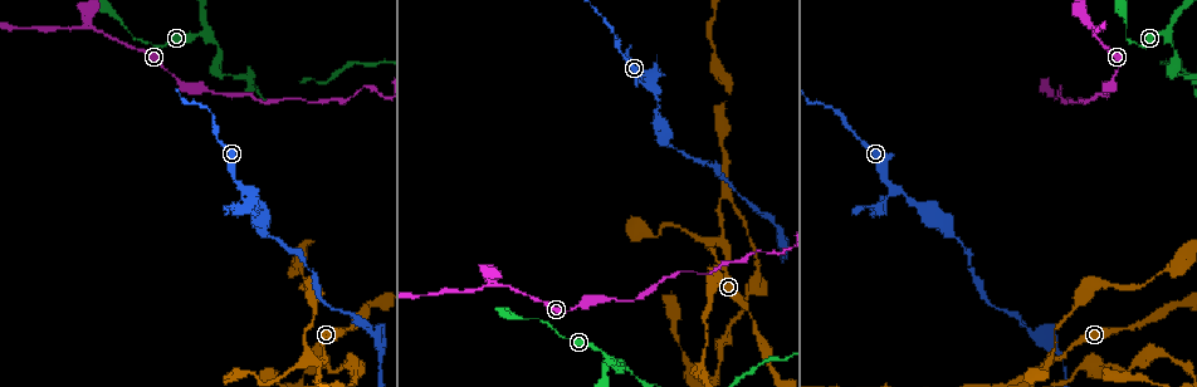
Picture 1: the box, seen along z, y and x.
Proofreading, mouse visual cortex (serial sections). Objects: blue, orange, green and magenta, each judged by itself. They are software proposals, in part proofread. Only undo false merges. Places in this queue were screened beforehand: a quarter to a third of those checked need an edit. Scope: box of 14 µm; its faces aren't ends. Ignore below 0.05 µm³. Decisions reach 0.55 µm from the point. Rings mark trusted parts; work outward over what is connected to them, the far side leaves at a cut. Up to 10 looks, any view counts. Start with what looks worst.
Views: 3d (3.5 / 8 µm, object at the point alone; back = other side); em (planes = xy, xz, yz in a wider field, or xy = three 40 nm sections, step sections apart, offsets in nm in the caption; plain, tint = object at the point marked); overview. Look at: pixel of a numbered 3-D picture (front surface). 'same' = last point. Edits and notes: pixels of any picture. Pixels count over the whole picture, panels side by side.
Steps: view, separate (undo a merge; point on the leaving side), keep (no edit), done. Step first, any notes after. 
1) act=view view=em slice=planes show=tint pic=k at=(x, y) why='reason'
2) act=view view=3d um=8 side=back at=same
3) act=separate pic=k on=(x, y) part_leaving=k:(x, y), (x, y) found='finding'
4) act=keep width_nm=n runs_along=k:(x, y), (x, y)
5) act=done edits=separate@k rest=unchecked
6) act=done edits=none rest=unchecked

act=view view=3d um=3.5 pic=1 at=(888, 183) why='thick turns thin'

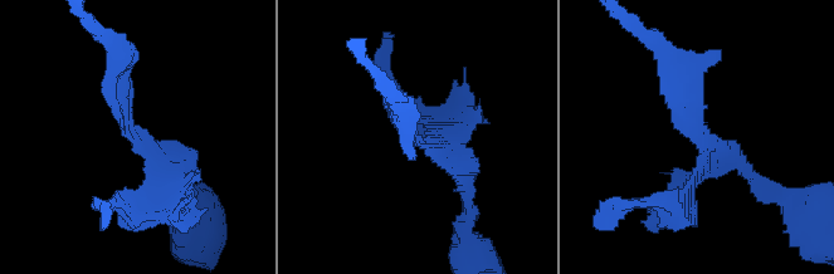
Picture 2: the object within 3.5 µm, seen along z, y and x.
act=view view=em slice=xy step=1 show=tint pic=2 at=(136, 137)

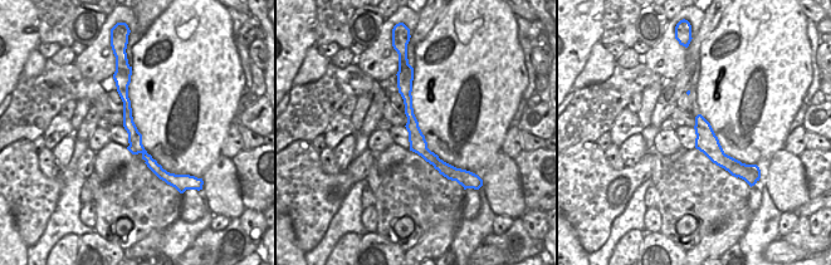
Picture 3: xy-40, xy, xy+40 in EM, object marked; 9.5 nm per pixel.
act=separate pic=2 on=(142, 206) part_leaving=2:(164, 175), (149, 216), (110, 201) found='a second cell is stuck on'

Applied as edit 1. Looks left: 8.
act=view view=overview

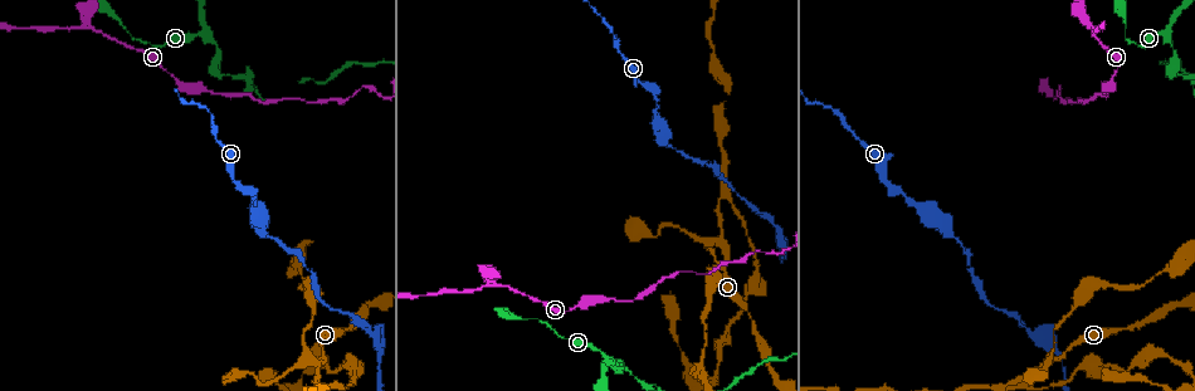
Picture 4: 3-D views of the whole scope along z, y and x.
act=view view=3d um=8 pic=4 at=(723, 240) why='four-way junction'

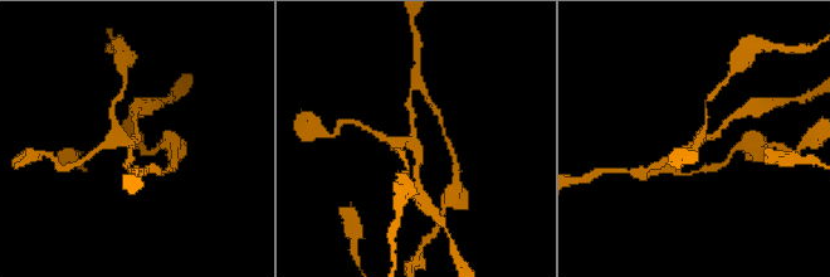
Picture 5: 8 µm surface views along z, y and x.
act=view view=3d um=3.5 pic=5 at=(132, 139)

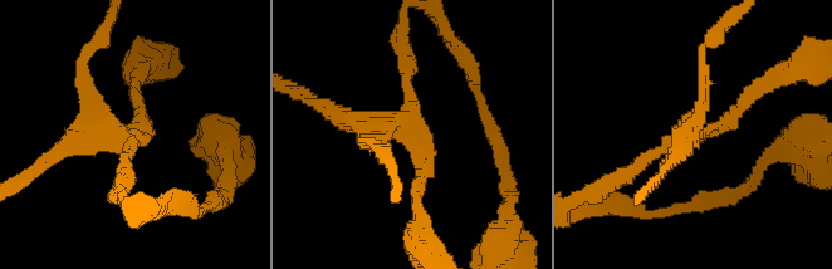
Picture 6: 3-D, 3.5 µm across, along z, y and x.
act=view view=em slice=xy step=3 show=tint pic=6 at=(125, 138) arms=4 arm_widths_nm=150,200,200,300

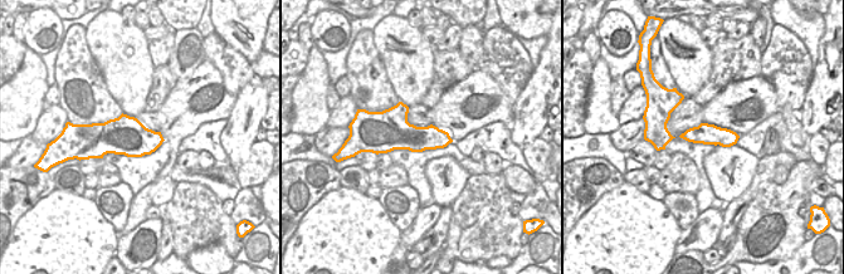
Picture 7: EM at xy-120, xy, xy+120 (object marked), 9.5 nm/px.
act=keep width_nm=320 runs_along=6:(747, 97), (718, 127), (618, 181) found='one cell here'

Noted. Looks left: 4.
act=view view=3d um=3.5 pic=4 at=(91, 27) why='small branch off a trunk'

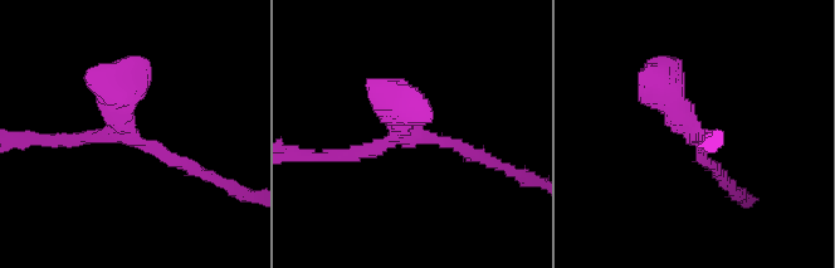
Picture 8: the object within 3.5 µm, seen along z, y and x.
act=view view=em slice=xy step=1 show=tint pic=8 at=(412, 137) arms=3 arm_widths_nm=150,200,450 why='shape alone is not enough'

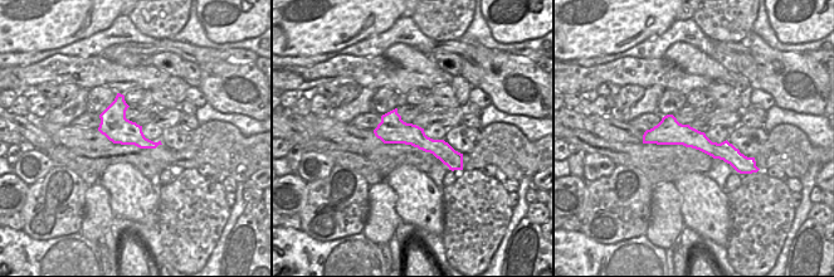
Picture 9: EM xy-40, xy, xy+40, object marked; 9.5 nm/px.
act=keep runs_along=9:(645, 137), (688, 136), (744, 159) found='continuous, no second cell'

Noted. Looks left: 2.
act=view view=3d um=3.5 pic=4 at=(1058, 87) why='sharp bend'

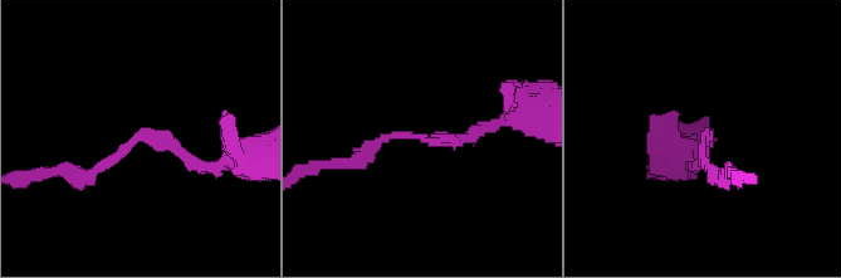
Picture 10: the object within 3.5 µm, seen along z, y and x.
act=view view=em slice=planes show=tint pic=10 at=(431, 143)

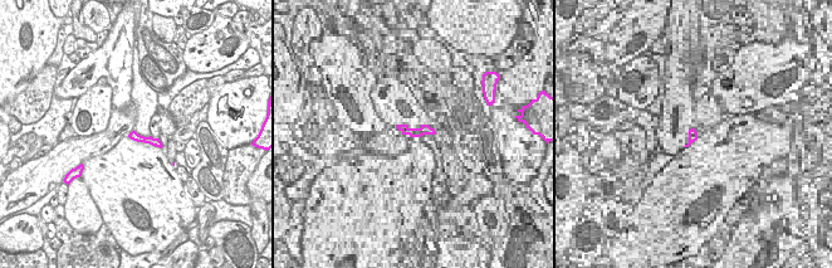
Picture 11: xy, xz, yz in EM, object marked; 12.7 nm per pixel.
act=keep runs_along=10:(366, 155), (390, 136), (467, 138), (505, 120) found='one cell here'

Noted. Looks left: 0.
act=done edits=separate@2 rest=unchecked

